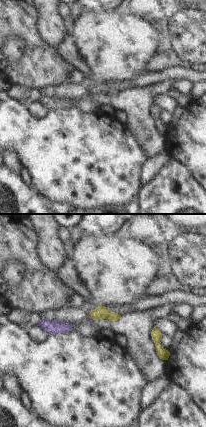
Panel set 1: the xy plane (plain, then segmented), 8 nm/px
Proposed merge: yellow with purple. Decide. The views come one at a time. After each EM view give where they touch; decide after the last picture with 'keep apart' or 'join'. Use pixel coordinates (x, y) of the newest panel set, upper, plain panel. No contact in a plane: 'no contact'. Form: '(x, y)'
(91, 93)

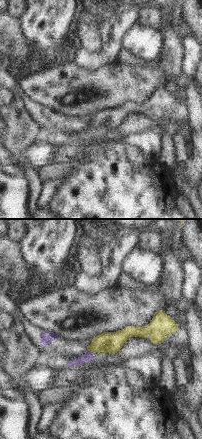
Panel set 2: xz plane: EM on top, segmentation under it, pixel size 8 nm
(90, 126)

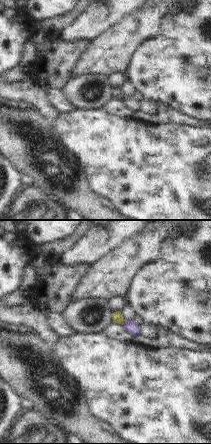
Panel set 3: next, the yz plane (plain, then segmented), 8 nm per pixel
(123, 99)

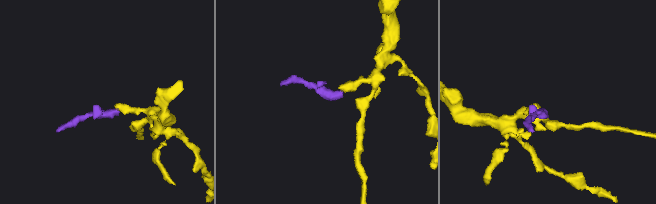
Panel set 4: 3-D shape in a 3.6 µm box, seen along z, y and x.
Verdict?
keep apart

